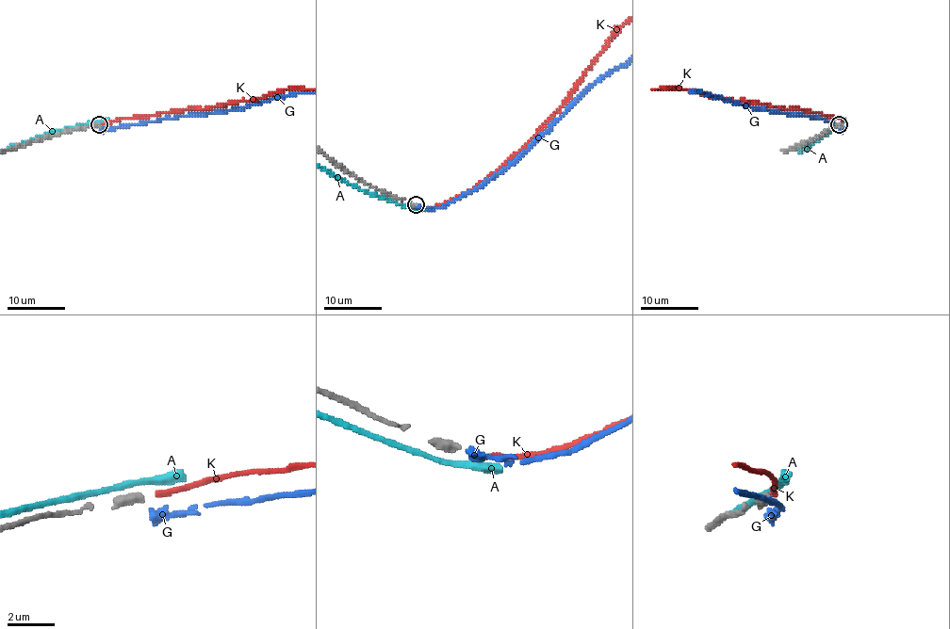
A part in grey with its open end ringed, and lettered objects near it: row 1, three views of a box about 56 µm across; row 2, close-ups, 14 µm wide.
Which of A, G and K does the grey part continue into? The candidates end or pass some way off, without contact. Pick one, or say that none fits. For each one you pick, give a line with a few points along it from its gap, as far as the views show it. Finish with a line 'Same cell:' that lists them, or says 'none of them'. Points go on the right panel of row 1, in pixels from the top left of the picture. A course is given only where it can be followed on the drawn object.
Same cell: K

